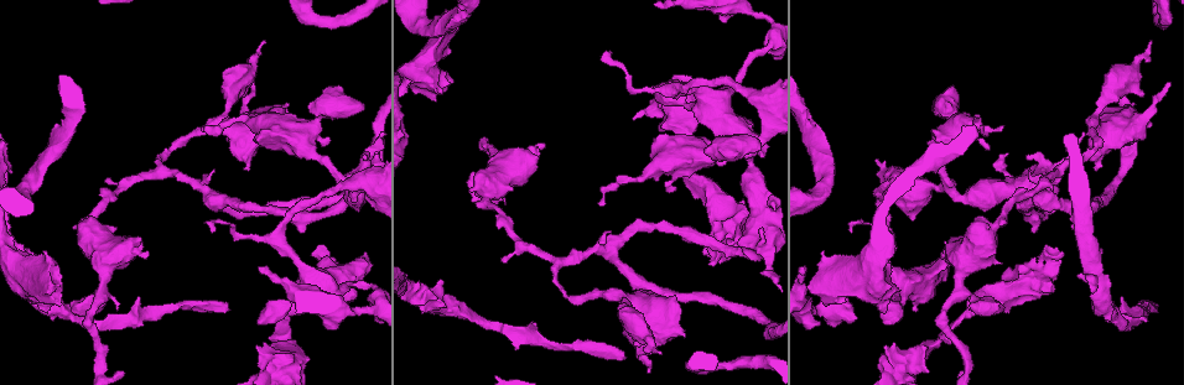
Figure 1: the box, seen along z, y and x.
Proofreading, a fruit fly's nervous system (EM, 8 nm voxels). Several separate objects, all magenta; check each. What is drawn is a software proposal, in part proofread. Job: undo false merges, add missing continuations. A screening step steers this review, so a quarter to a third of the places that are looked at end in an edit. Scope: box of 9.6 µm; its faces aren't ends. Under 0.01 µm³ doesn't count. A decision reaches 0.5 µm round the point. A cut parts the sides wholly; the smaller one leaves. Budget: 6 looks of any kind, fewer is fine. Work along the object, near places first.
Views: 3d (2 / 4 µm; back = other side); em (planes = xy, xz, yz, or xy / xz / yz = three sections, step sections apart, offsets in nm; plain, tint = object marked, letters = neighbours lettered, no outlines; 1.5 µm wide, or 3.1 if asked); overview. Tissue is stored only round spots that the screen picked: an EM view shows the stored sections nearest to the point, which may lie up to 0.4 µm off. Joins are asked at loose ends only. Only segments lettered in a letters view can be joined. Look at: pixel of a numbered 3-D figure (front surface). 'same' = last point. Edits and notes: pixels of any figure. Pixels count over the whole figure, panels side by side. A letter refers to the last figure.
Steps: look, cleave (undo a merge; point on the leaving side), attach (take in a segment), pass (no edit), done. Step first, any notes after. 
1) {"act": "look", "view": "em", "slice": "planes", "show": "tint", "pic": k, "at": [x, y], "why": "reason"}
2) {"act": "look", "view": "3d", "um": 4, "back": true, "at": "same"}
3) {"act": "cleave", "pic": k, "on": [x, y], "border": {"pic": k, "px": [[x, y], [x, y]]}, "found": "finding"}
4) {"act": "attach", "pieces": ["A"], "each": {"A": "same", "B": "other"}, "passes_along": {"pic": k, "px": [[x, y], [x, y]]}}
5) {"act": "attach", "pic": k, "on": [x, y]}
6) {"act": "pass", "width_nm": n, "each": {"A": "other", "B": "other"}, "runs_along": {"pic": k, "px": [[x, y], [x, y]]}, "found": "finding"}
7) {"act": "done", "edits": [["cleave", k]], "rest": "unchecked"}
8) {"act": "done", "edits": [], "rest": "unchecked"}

{"act": "look", "view": "em", "slice": "planes", "show": "letters", "pic": 1, "at": [1162, 10], "why": "abrupt turn"}

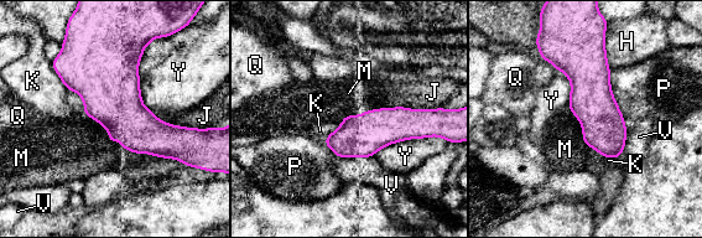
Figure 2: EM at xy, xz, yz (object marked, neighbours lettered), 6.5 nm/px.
{"act": "pass", "each": {"H": "other", "J": "other", "K": "other", "M": "other", "P": "other", "Q": "other", "V": "other", "Y": "other"}, "runs_along": {"pic": 2, "px": [[581, 30], [591, 101], [617, 154]]}, "found": "all the same cell"}

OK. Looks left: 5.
{"act": "look", "view": "3d", "um": 2, "pic": 1, "at": [1096, 170], "why": "thick end"}

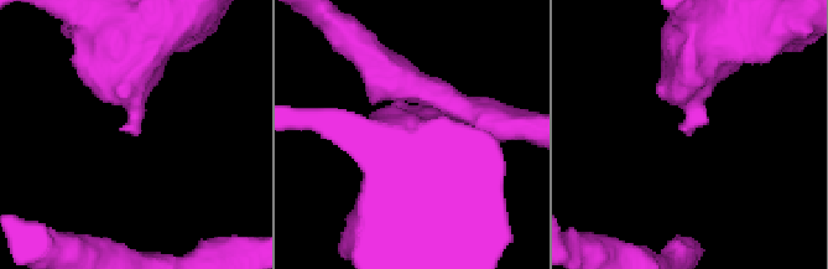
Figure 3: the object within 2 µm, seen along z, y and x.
{"act": "look", "view": "em", "slice": "planes", "show": "plain", "pic": 3, "at": [684, 133]}

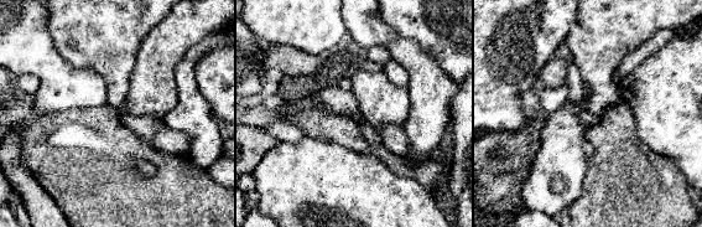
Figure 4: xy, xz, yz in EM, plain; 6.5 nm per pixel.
{"act": "look", "view": "em", "slice": "planes", "show": "letters", "at": "same"}

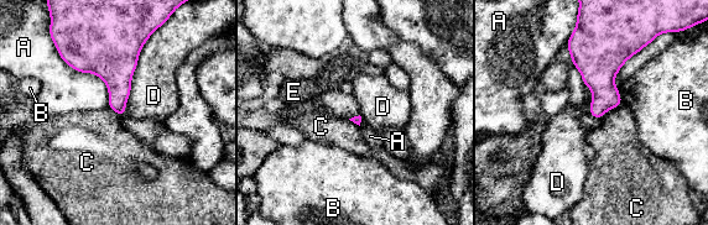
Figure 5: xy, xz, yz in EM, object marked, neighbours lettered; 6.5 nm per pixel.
{"act": "pass", "each": {"A": "other", "B": "other", "C": "other", "D": "other", "E": "other"}, "border": {"pic": 5, "px": [[150, 36], [139, 55], [125, 103]]}, "found": "none of them fits"}

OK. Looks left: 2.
{"act": "look", "view": "3d", "um": 4, "pic": 1, "at": [1155, 305]}

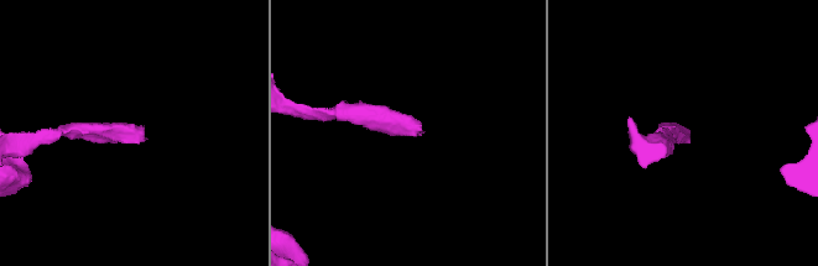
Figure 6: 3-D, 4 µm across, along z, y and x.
{"act": "look", "view": "em", "slice": "planes", "show": "letters", "pic": 6, "at": [146, 139]}

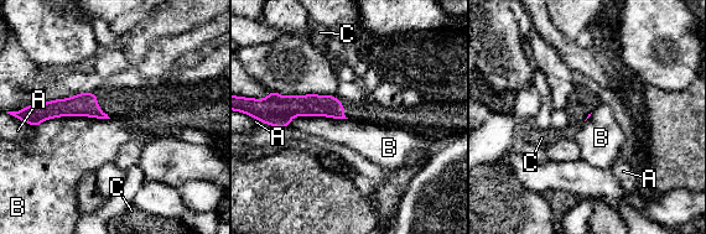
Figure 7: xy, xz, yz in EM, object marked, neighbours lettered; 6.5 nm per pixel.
{"act": "pass", "each": {"A": "other", "B": "other", "C": "other"}, "runs_along": {"pic": 7, "px": [[341, 108], [287, 107], [275, 112]]}, "found": "no lettered segment goes on from it"}

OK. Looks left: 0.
{"act": "done", "edits": [], "rest": "unchecked"}

